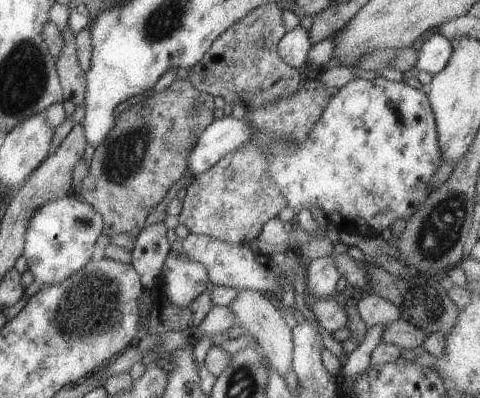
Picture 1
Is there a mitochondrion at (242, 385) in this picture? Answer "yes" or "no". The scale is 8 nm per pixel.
yes

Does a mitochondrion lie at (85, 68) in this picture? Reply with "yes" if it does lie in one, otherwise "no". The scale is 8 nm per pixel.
no

